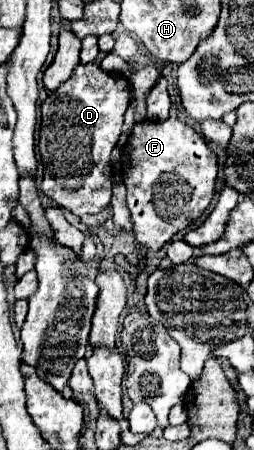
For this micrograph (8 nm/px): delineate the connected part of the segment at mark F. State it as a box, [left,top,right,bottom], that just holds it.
[122,118,218,250]

